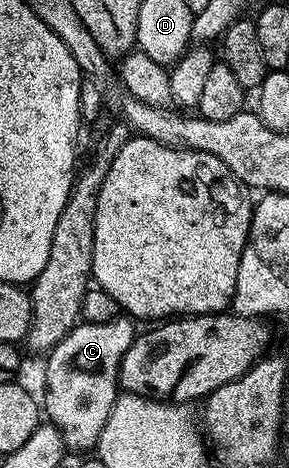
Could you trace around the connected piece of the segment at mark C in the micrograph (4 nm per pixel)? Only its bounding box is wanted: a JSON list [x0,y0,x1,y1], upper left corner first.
[44,316,136,451]

